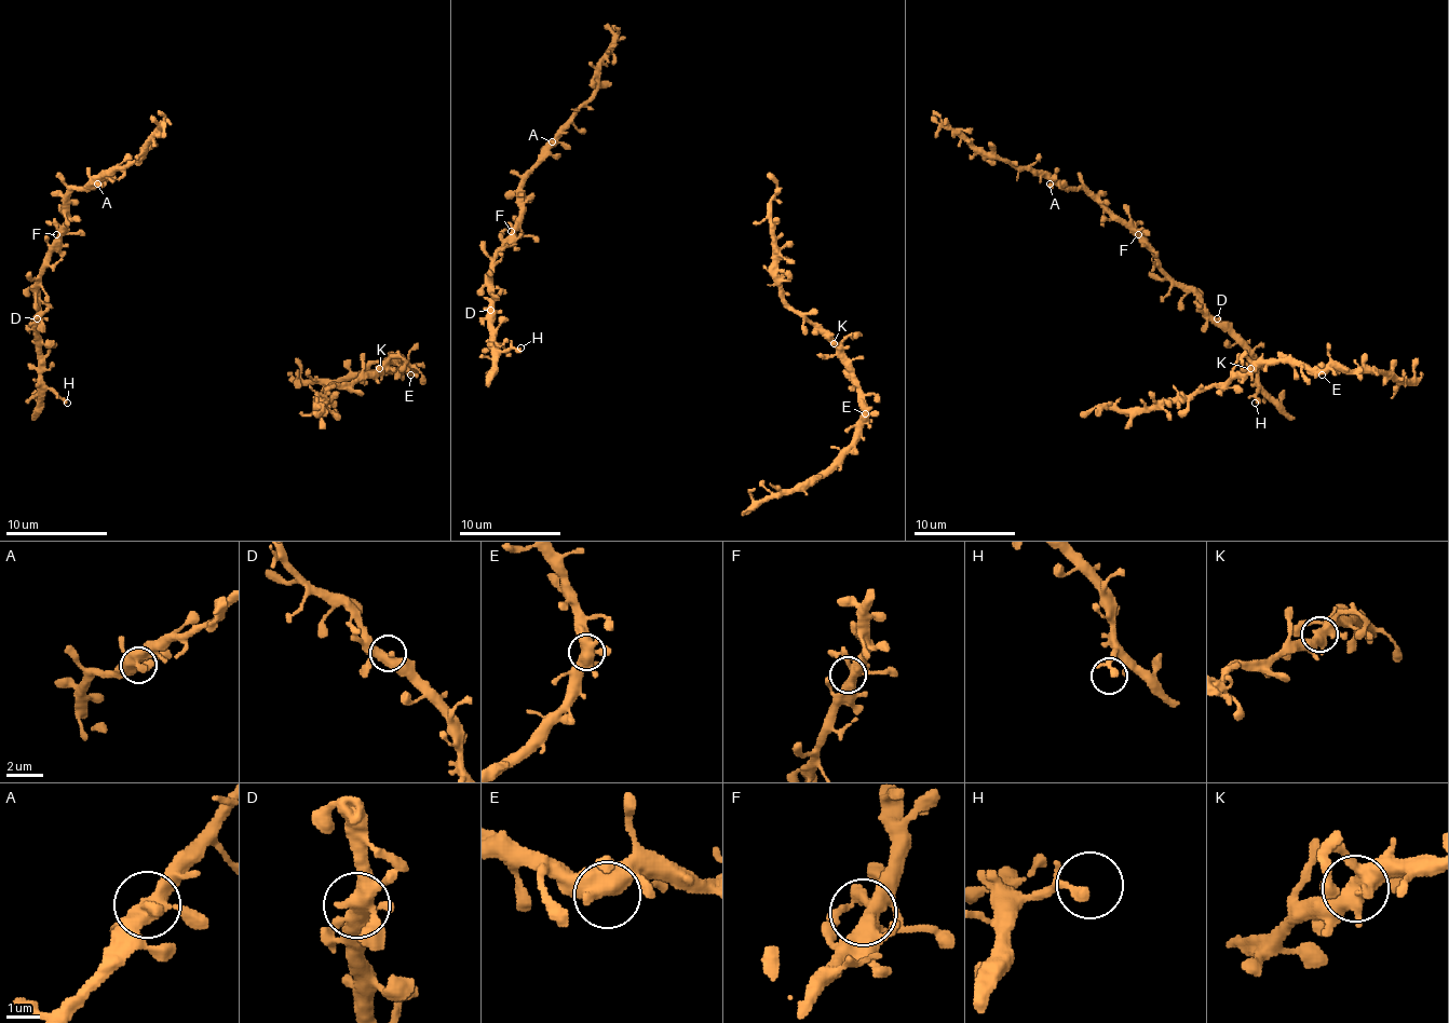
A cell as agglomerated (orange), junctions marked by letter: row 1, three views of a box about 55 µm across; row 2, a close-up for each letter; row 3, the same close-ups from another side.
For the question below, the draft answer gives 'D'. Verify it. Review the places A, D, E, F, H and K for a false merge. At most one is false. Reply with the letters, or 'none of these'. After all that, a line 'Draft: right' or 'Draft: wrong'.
none of these
Draft: wrong

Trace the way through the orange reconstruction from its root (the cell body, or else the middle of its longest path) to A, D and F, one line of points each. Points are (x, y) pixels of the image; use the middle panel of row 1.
A: (520, 348), (496, 348), (492, 258), (516, 222), (518, 185), (552, 141)
D: (520, 348), (496, 348), (490, 310)
F: (520, 348), (498, 350), (492, 327), (492, 258), (511, 231)

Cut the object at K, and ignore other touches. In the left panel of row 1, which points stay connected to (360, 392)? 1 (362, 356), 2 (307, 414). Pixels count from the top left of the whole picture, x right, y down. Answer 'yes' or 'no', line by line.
1: yes
2: yes

